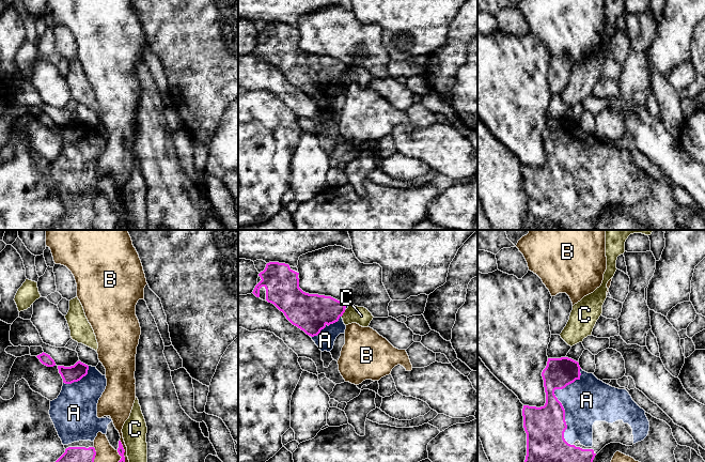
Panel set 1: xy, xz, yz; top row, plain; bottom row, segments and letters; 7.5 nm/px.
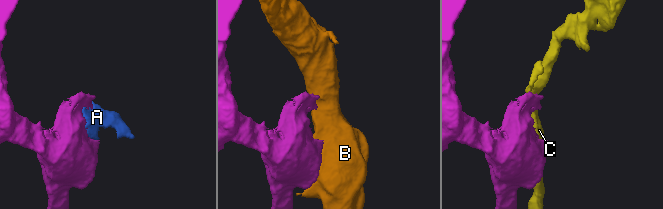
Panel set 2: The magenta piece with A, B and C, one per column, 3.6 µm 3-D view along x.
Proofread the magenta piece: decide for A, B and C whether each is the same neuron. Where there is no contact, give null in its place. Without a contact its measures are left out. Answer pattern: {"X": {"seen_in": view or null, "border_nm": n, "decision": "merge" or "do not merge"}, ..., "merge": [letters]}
{"A": {"seen_in": "yz", "border_nm": 600, "decision": "merge"}, "B": {"seen_in": "xy", "border_nm": 220, "decision": "do not merge"}, "C": {"seen_in": "xz", "border_nm": 70, "decision": "do not merge"}, "merge": ["A"]}

